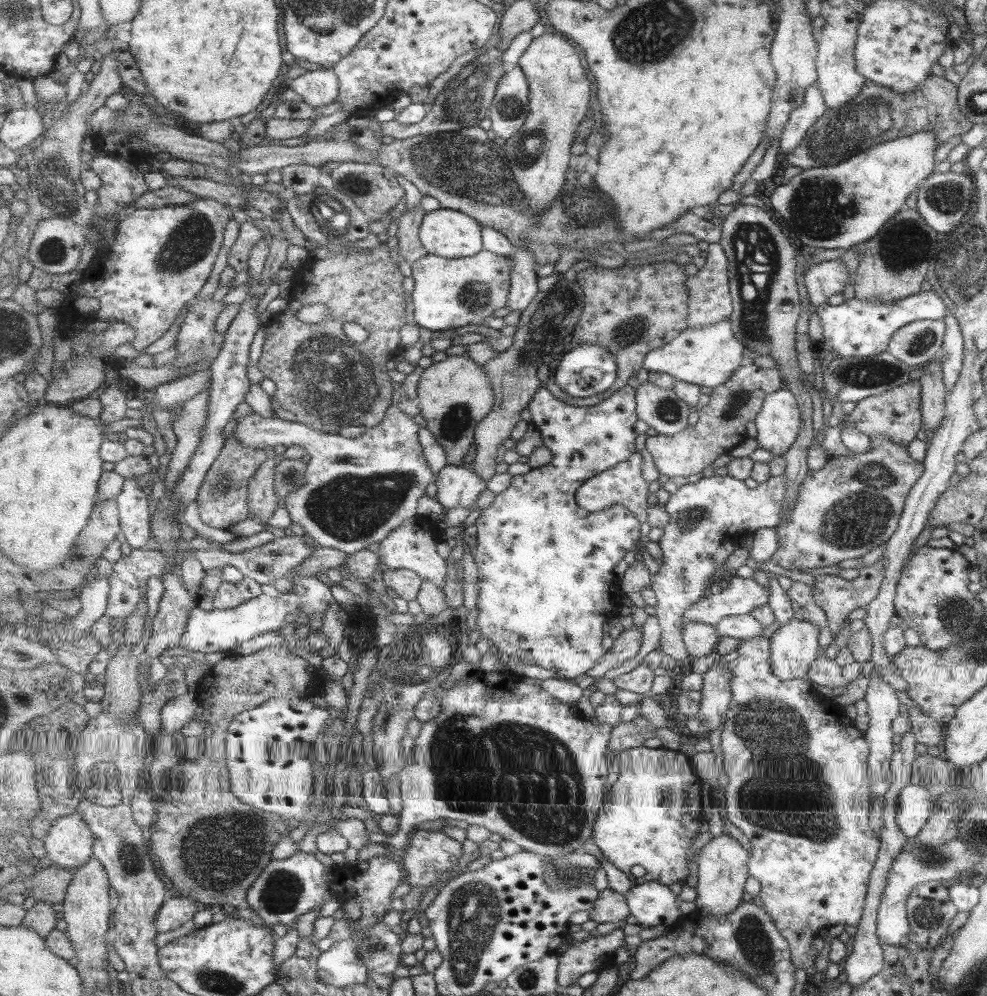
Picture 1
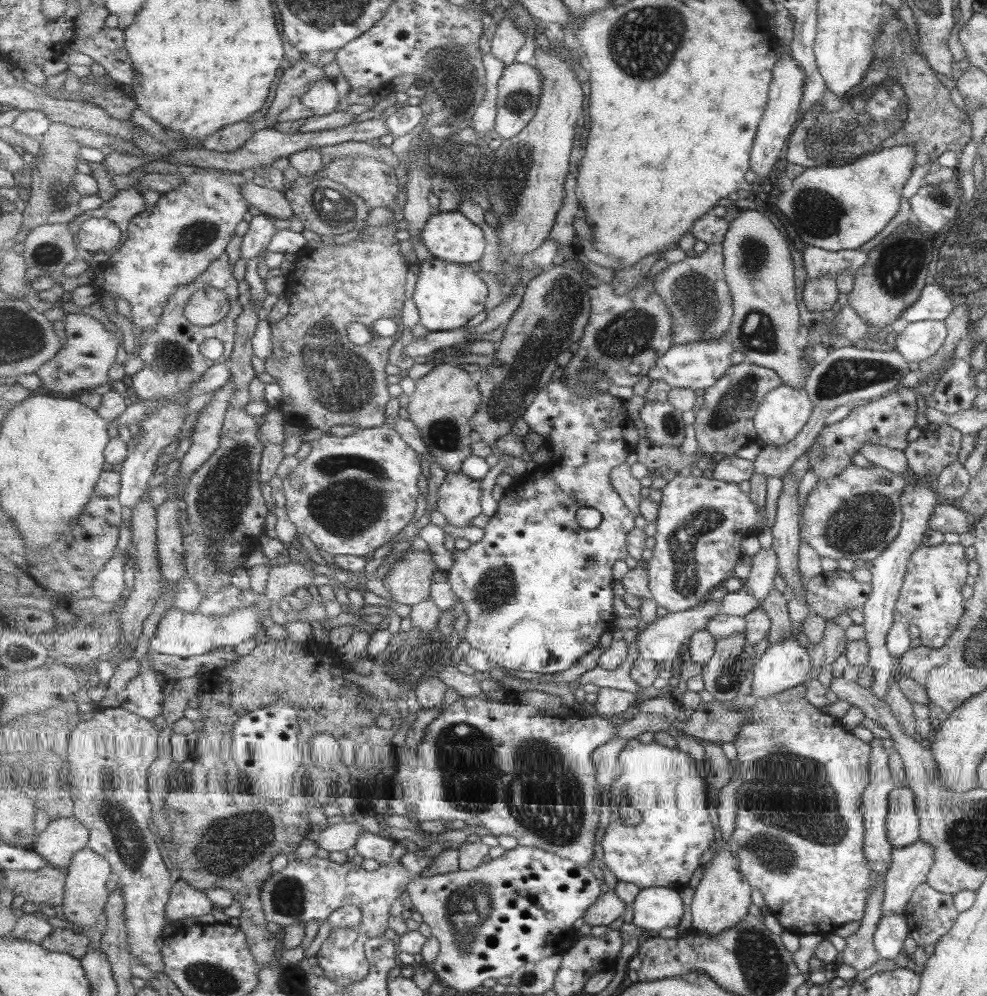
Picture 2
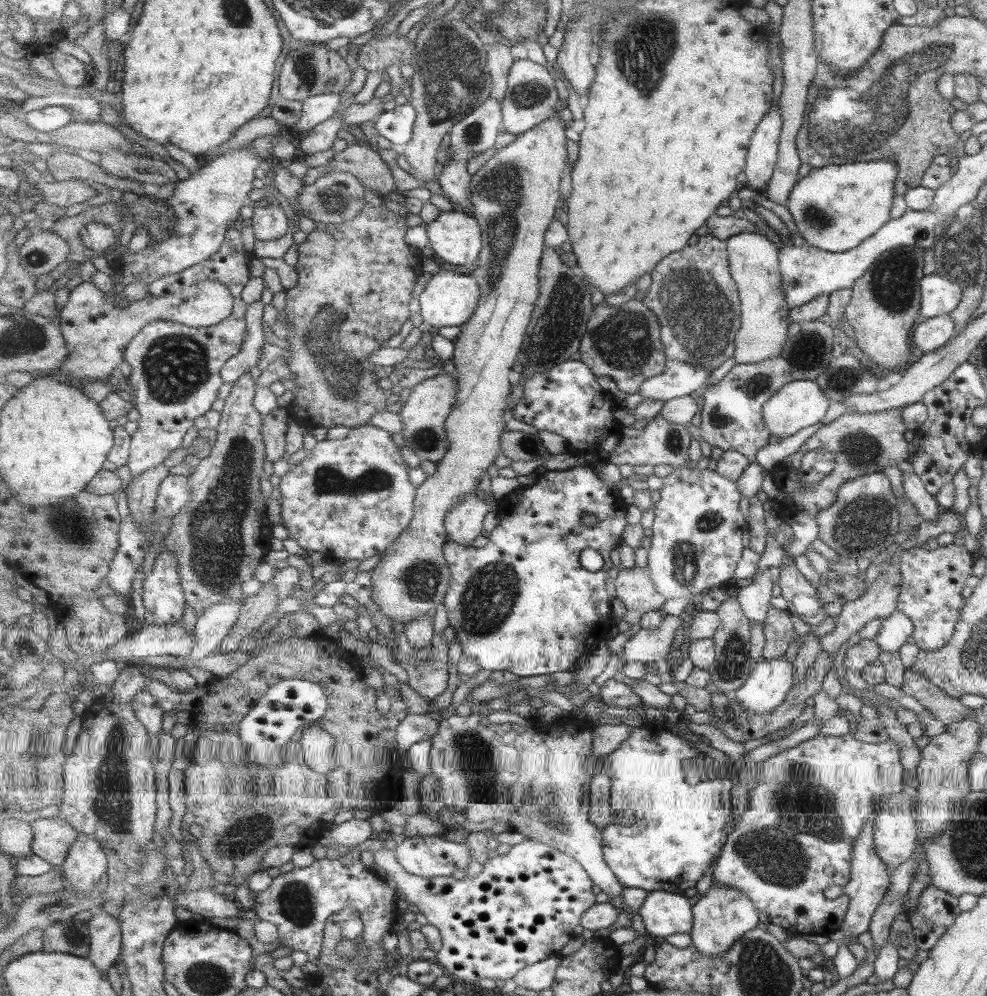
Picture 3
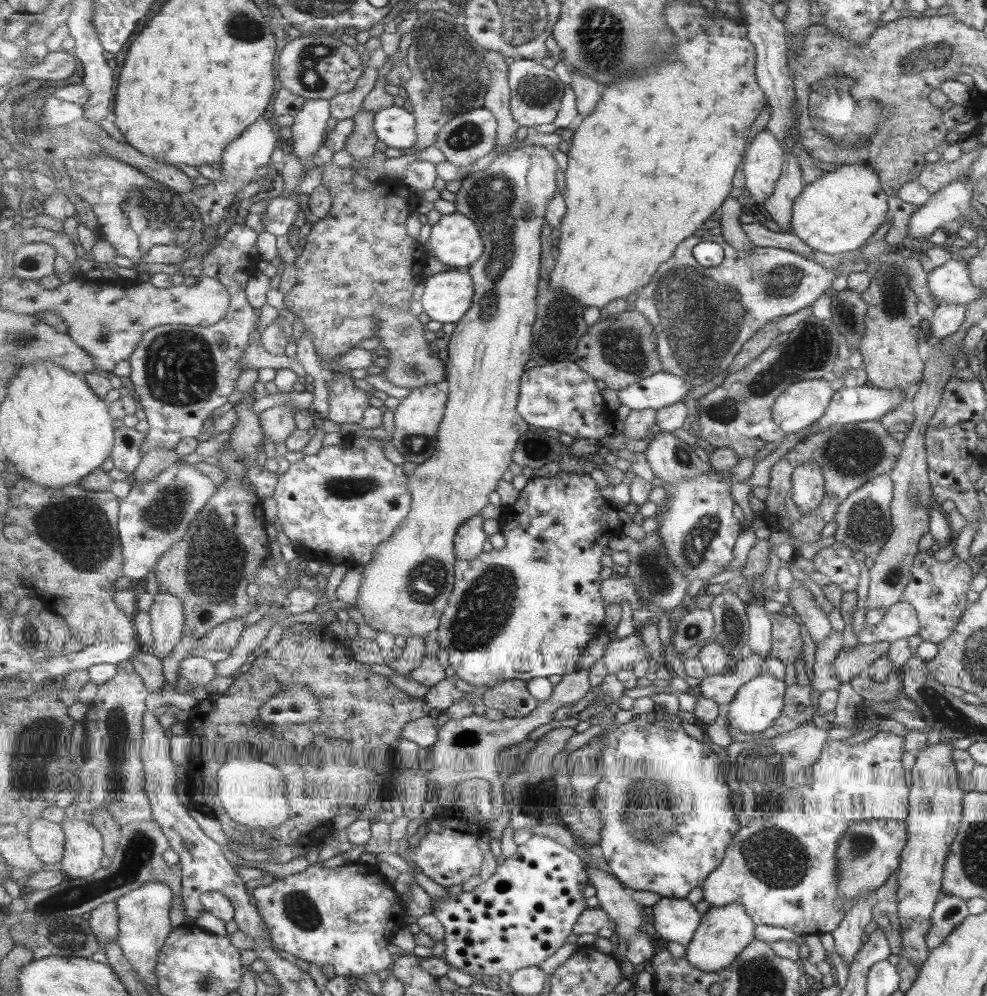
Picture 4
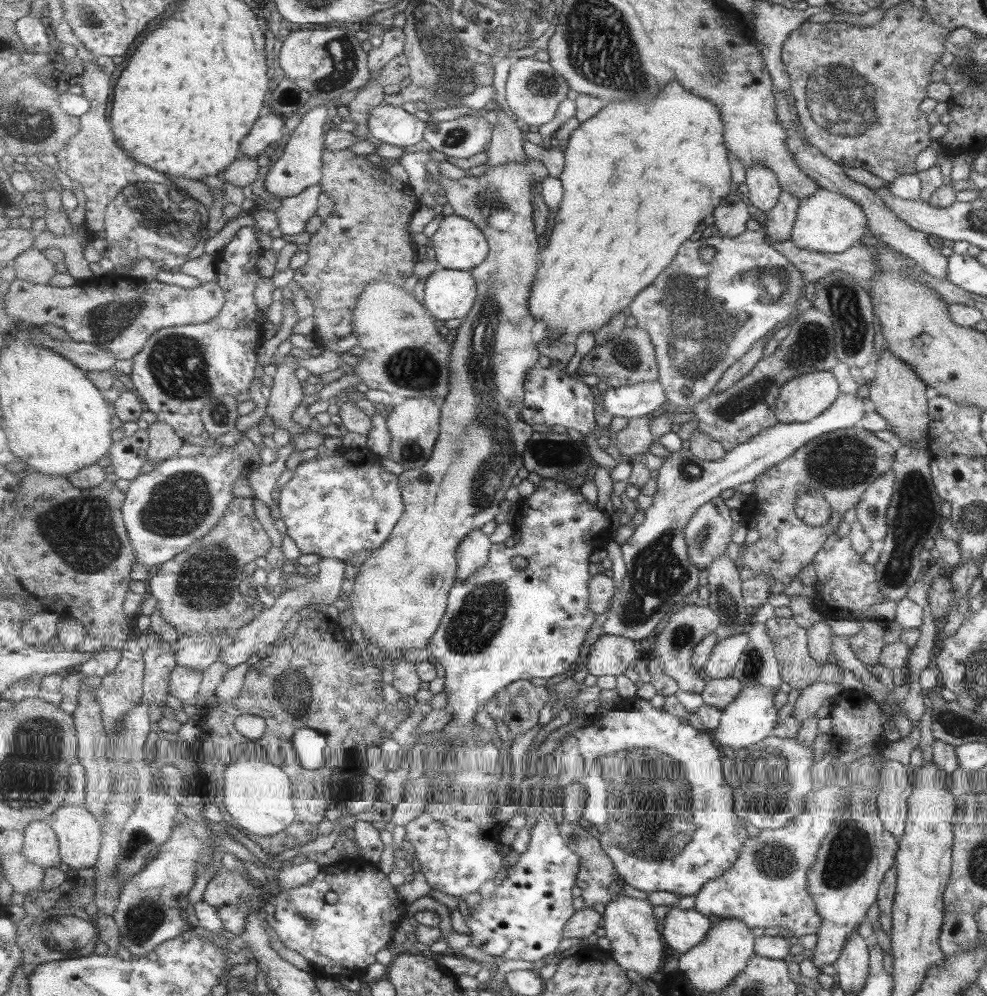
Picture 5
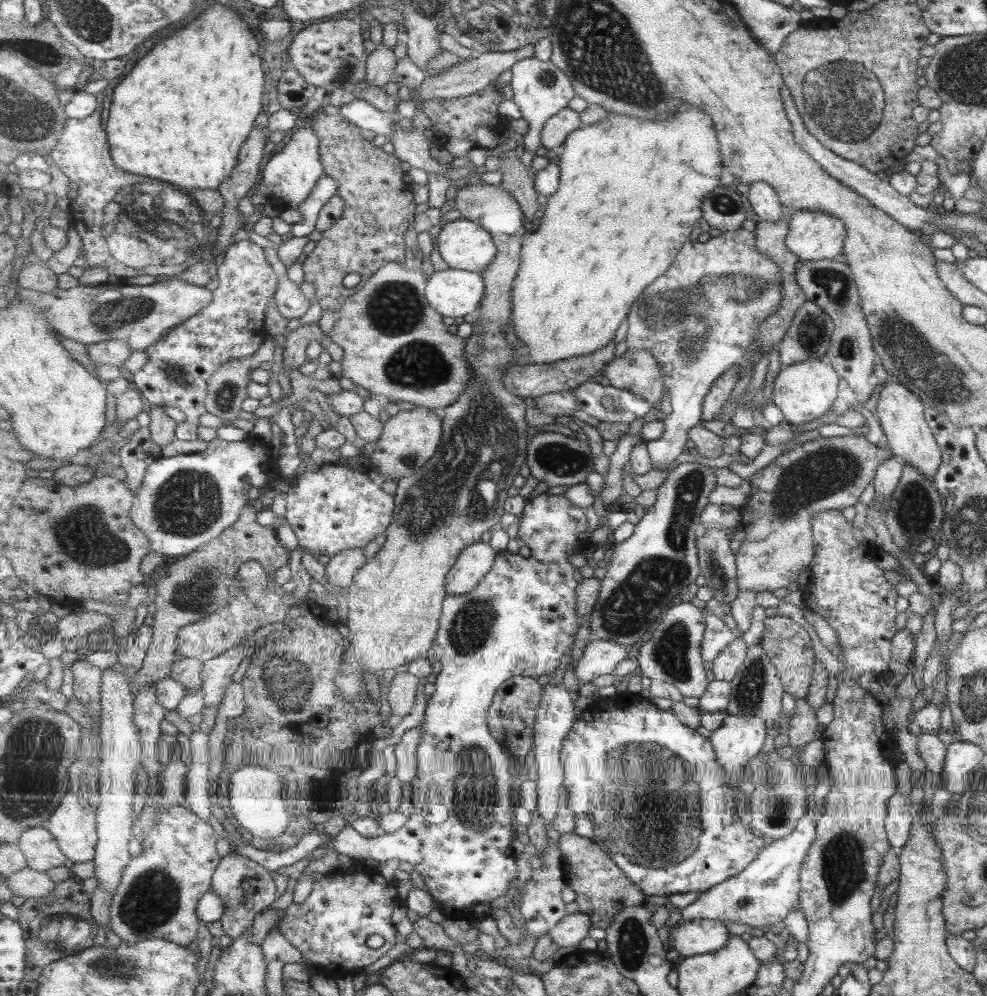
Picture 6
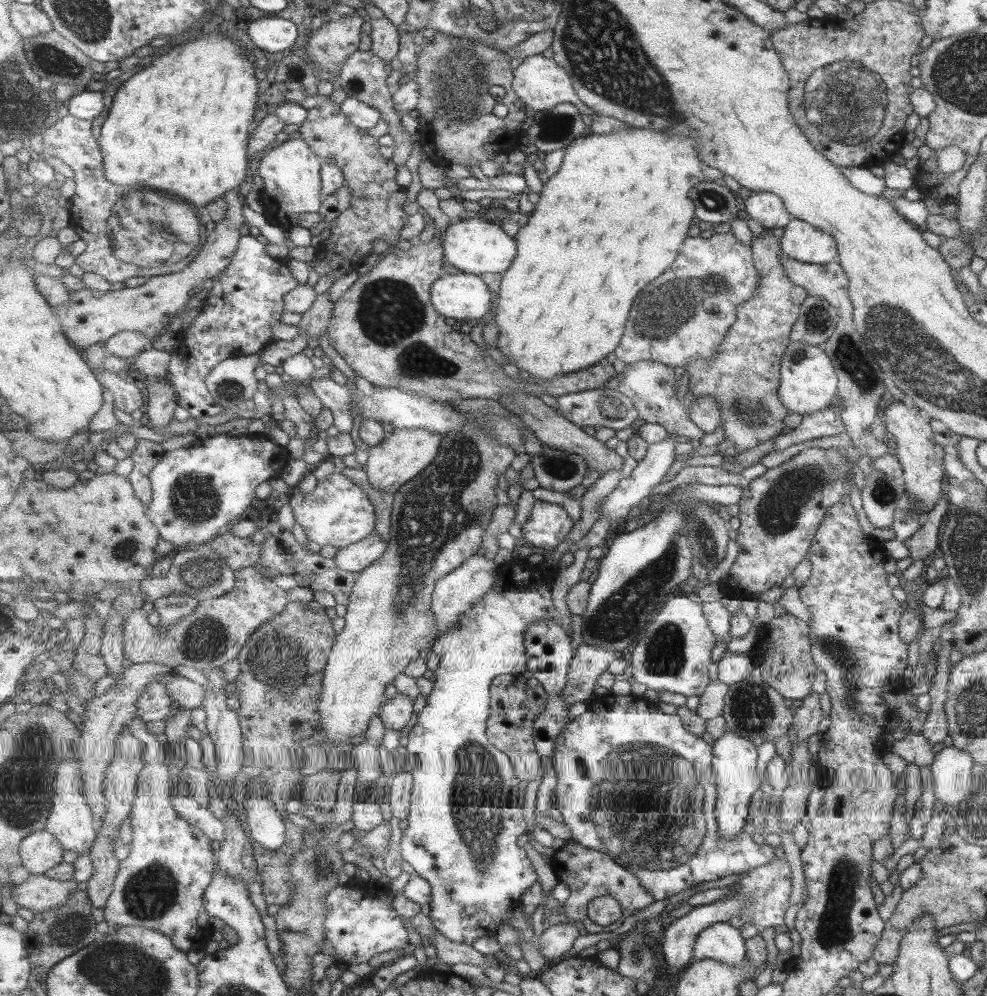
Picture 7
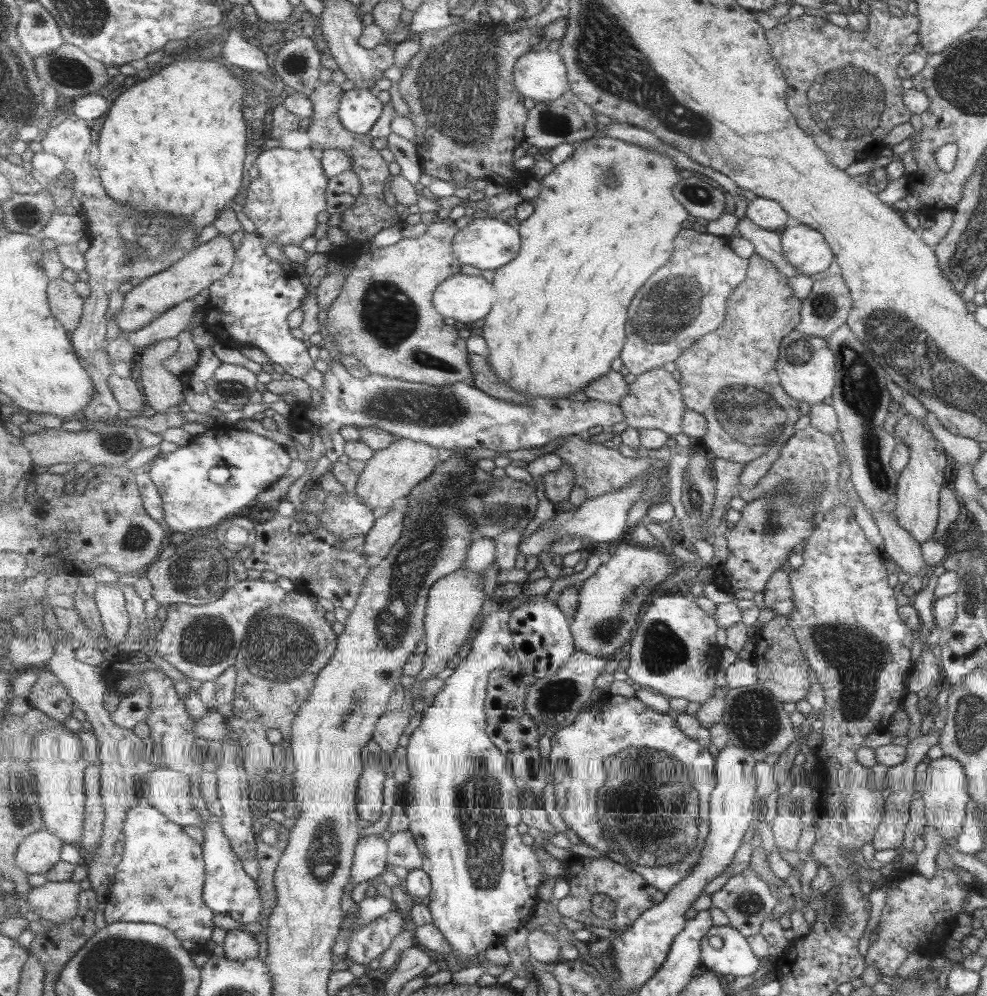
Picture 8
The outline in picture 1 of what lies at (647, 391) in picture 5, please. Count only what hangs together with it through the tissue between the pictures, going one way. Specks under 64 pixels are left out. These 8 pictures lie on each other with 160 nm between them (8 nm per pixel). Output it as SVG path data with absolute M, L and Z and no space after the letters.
M730 317L705 328L688 328L670 344L651 351L646 356L644 368L649 372L667 372L679 381L714 390L732 379L737 370L746 363L746 355L745 346L737 340L733 332Z

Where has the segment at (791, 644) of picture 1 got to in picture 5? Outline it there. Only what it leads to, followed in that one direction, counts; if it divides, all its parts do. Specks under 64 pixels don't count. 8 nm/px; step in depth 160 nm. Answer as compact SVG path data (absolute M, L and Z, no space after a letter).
M763 685L744 688L737 700L724 708L719 729L711 733L717 744L739 751L772 736L779 720L779 709L775 706L775 696L779 693L777 689Z

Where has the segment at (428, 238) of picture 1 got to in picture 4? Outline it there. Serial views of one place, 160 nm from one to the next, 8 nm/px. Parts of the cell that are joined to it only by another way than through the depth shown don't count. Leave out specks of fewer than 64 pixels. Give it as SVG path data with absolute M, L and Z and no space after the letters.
M457 210L431 226L429 243L431 253L443 265L458 270L477 263L486 248L476 221Z

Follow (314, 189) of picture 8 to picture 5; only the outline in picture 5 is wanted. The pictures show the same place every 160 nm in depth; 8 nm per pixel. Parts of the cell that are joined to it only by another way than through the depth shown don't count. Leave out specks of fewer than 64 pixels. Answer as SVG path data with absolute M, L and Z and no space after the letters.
M316 105L306 111L301 122L293 131L284 151L275 159L271 171L265 175L265 188L267 192L283 200L301 194L306 188L320 184L324 165L324 151L326 150L326 131L330 125L329 117L332 115L330 105Z

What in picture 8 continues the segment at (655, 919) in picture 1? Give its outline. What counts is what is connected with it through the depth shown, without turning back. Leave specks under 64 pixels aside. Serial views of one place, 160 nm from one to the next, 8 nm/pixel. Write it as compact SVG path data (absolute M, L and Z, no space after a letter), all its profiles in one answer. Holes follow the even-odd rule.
M730 924L714 926L705 936L702 942L702 964L719 974L738 976L751 976L763 960L757 958L752 946L742 932L733 928ZM719 936L722 939L722 947L713 948L711 938Z

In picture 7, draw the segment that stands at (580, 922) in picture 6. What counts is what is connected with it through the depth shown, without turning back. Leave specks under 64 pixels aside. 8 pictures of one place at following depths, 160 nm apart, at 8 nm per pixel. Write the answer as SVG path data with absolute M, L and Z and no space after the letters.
M570 921L569 924L552 925L543 931L537 939L539 952L547 959L547 962L555 963L563 959L563 954L573 948L575 940L581 936L579 922Z

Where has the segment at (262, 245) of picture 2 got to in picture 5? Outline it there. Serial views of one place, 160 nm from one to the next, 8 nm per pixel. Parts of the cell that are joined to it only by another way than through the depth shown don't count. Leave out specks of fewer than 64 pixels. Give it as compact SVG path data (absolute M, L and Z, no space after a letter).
M315 184L301 194L281 200L275 214L282 233L291 236L303 234L307 222L317 215L319 196L323 193L323 187Z

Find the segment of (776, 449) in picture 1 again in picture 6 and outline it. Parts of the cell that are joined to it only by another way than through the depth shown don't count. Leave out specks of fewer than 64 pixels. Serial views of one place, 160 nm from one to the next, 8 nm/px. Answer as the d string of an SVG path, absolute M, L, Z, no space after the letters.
M819 358L804 360L782 368L774 379L772 400L782 412L783 420L797 426L809 420L815 420L836 404L839 377L829 363Z

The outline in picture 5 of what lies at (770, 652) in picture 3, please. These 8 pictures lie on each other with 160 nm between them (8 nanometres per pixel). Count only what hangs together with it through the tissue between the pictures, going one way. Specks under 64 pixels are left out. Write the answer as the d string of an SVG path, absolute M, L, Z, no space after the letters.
M773 616L766 622L769 636L775 645L775 652L781 667L781 680L791 688L801 690L810 684L823 682L823 663L813 660L806 647L806 630L799 627L791 617Z

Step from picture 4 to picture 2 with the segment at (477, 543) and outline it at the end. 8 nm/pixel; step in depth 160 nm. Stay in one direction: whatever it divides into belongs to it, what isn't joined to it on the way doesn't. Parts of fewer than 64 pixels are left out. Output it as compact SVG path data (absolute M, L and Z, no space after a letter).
M462 471L446 474L438 490L438 509L456 527L469 526L469 522L481 514L483 484Z

